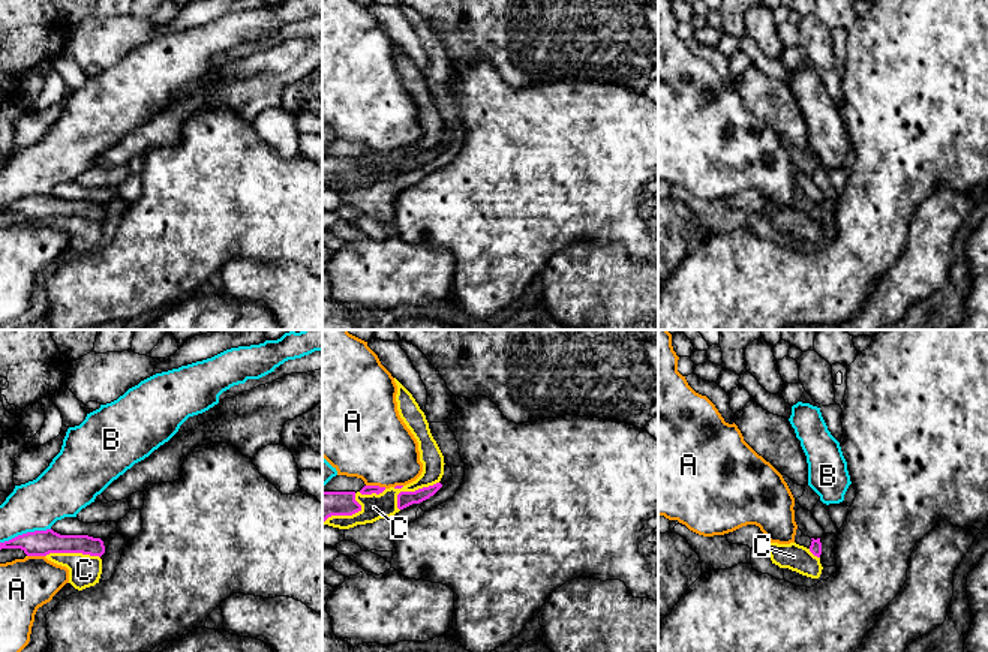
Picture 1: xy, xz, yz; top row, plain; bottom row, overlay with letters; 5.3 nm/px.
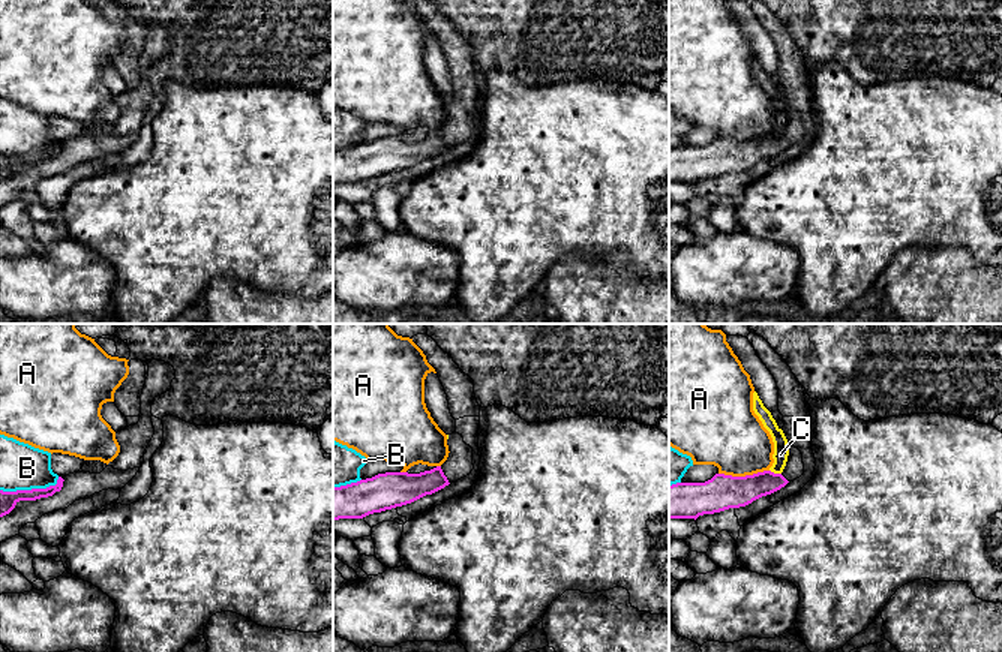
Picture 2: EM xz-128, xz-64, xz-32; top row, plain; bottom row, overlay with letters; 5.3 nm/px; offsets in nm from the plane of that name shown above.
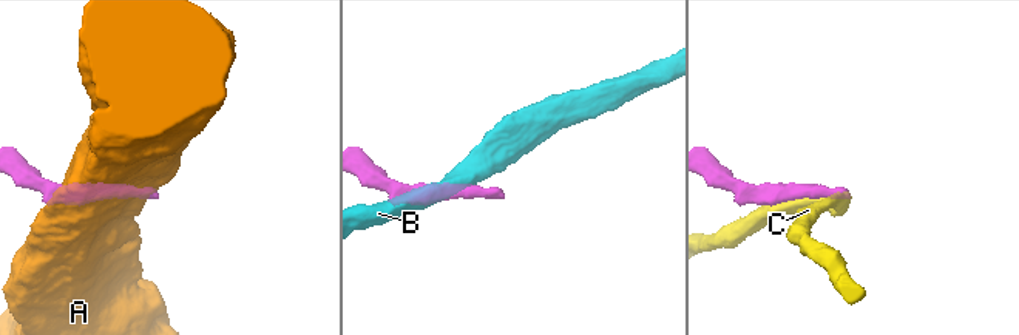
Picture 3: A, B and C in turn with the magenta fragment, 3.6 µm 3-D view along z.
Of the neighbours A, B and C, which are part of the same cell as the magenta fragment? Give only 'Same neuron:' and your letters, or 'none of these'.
Same neuron: none of these

